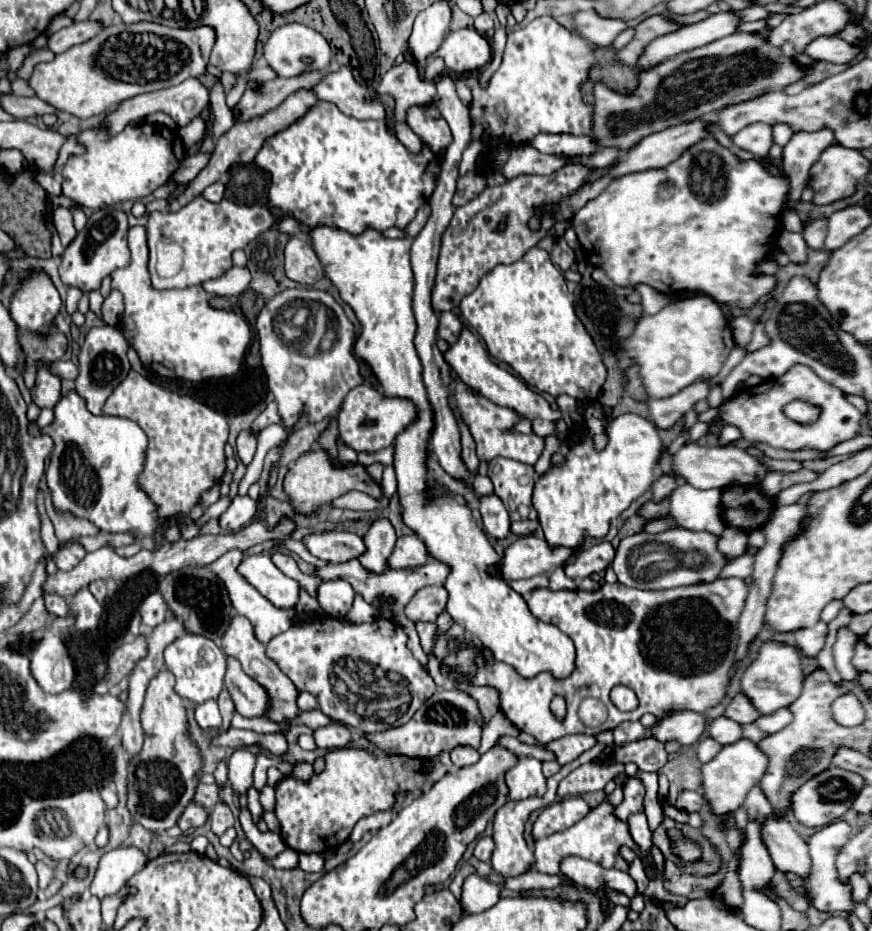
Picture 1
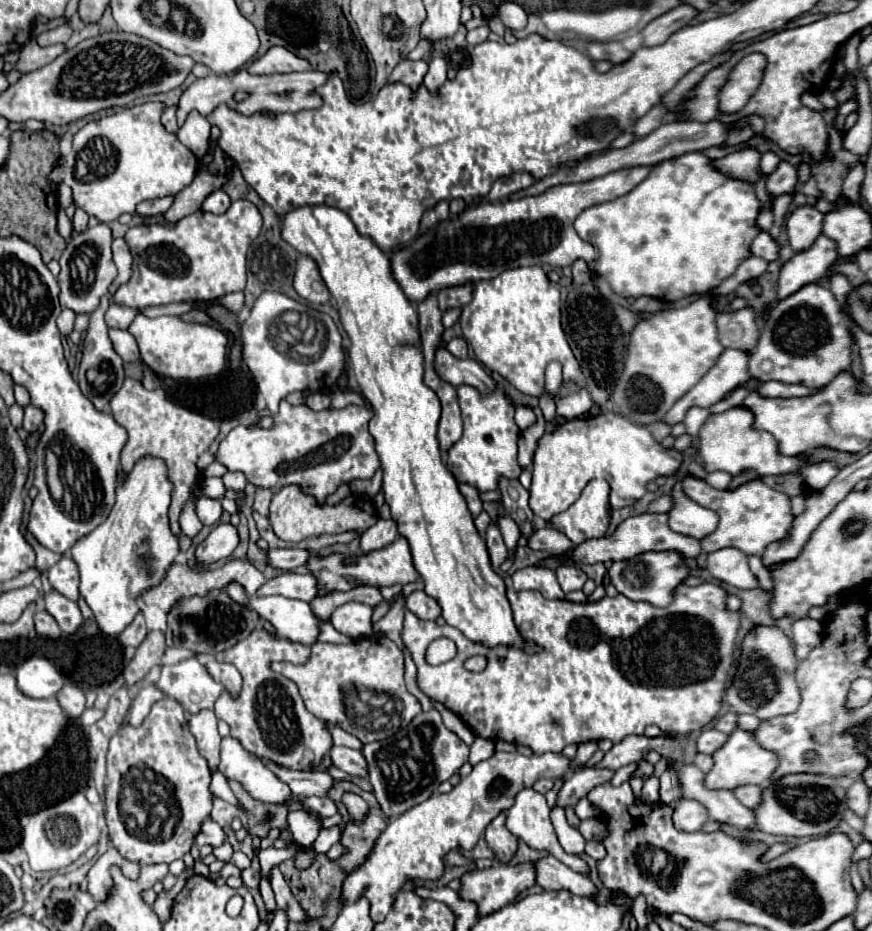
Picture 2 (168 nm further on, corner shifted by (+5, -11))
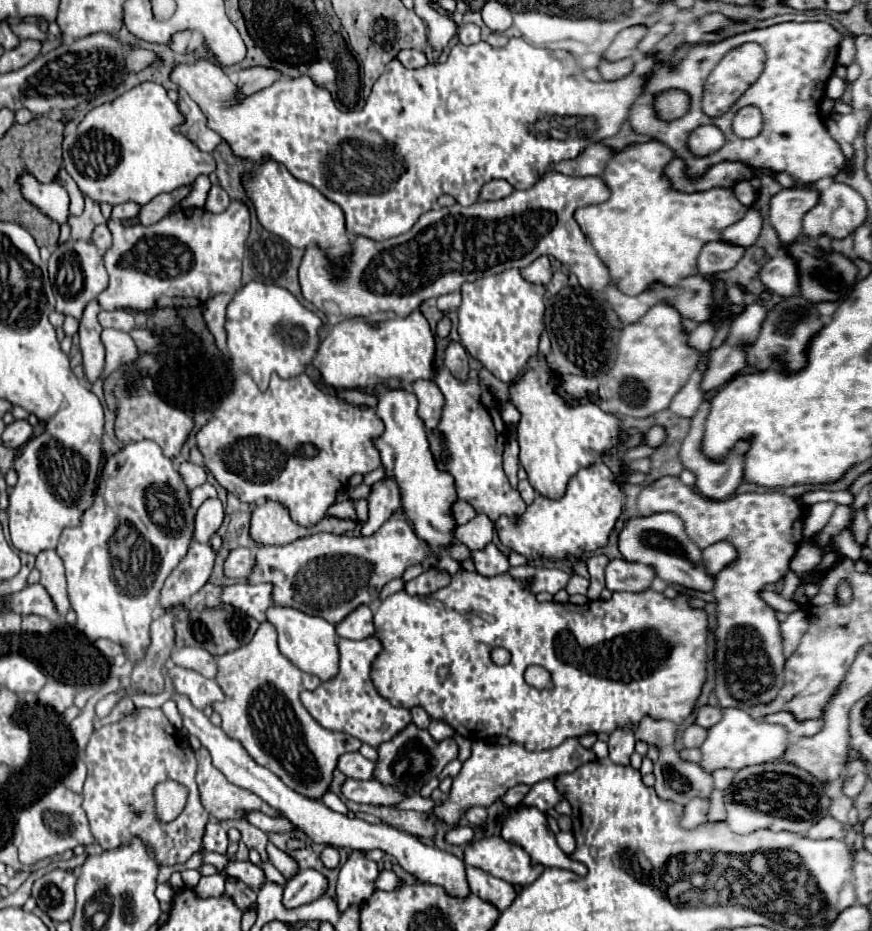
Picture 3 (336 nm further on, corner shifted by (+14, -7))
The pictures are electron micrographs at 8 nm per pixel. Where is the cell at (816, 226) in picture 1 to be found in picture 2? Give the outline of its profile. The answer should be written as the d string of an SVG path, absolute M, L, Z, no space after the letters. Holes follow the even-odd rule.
M799 207L789 219L787 219L787 233L789 243L795 251L809 249L815 239L823 233L823 213L819 213L815 207Z

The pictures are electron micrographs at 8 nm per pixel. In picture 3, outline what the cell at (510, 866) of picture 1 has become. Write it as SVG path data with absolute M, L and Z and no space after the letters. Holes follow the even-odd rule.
M470 807L468 811L464 811L464 819L468 823L472 823L474 827L480 827L486 821L486 809L484 807Z

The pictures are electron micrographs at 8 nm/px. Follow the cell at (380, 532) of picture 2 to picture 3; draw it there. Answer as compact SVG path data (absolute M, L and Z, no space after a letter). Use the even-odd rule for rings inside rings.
M384 475L378 483L372 485L372 491L368 495L368 507L370 507L370 519L362 527L362 535L374 535L384 521L392 517L394 511L400 509L400 489L394 477Z

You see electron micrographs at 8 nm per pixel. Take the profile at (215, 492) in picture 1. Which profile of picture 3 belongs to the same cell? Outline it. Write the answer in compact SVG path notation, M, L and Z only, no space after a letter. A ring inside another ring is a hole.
M210 499L204 501L202 507L196 513L196 529L194 529L194 539L198 543L210 543L212 535L220 529L224 521L224 507L220 499Z

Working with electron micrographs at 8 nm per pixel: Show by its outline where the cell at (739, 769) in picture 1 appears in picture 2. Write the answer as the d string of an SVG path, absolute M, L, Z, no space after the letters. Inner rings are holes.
M735 729L735 733L729 735L723 749L713 753L713 759L715 759L715 765L705 775L705 787L707 789L735 791L741 785L763 785L763 783L767 783L767 779L771 777L771 773L775 771L775 765L777 765L775 753L761 749L755 741L755 735L741 731L741 729Z

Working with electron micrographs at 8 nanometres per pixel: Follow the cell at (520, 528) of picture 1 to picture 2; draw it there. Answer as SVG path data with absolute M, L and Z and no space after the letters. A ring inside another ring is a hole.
M539 525L539 529L529 537L527 545L531 549L547 551L547 553L565 553L565 551L573 549L573 543L563 533L559 533L553 527L547 527L547 525Z

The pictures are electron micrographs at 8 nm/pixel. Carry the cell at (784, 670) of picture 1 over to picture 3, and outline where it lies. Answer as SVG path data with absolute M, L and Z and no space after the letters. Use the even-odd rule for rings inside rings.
M662 477L652 485L646 485L638 495L638 509L640 515L652 515L662 511L676 513L686 527L688 537L701 550L718 543L728 541L734 545L738 557L718 573L718 585L712 591L716 597L716 627L714 627L714 641L716 641L716 697L722 709L726 707L748 707L754 703L772 701L778 695L778 689L784 685L784 655L782 655L782 637L778 633L780 623L776 619L776 611L762 601L760 593L766 585L778 583L788 573L788 563L798 551L798 543L802 543L802 529L804 529L804 509L798 505L796 499L784 493L742 493L732 495L722 501L714 501L702 497L692 487L684 485L678 477Z

